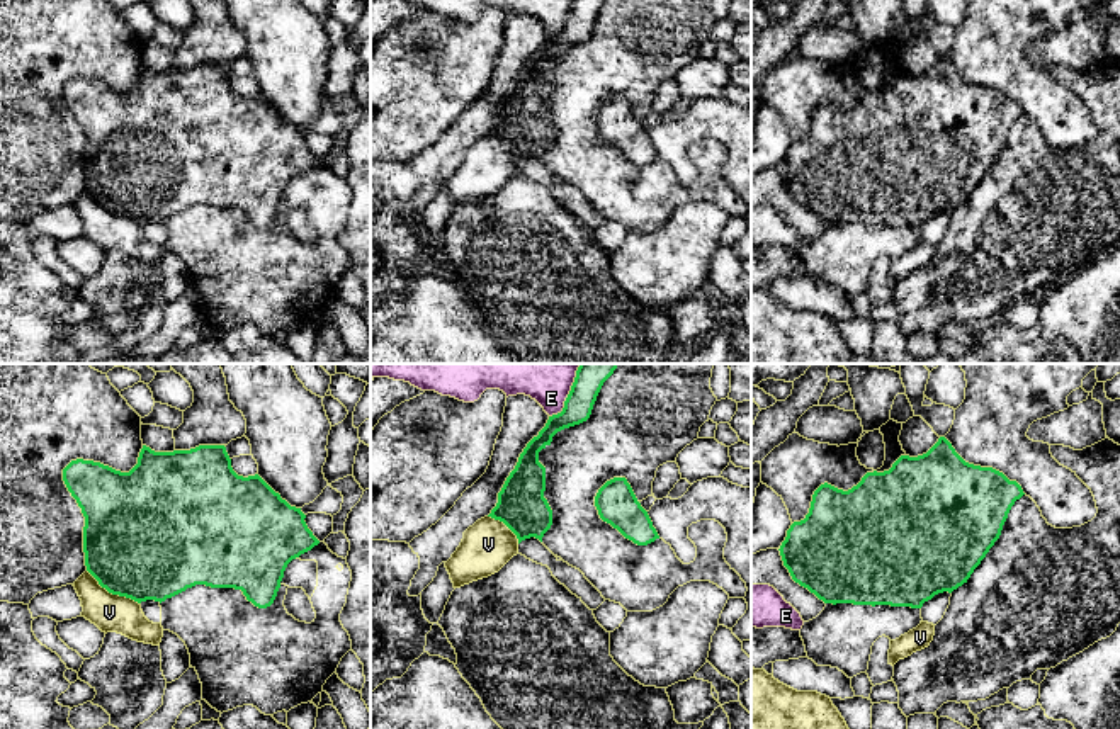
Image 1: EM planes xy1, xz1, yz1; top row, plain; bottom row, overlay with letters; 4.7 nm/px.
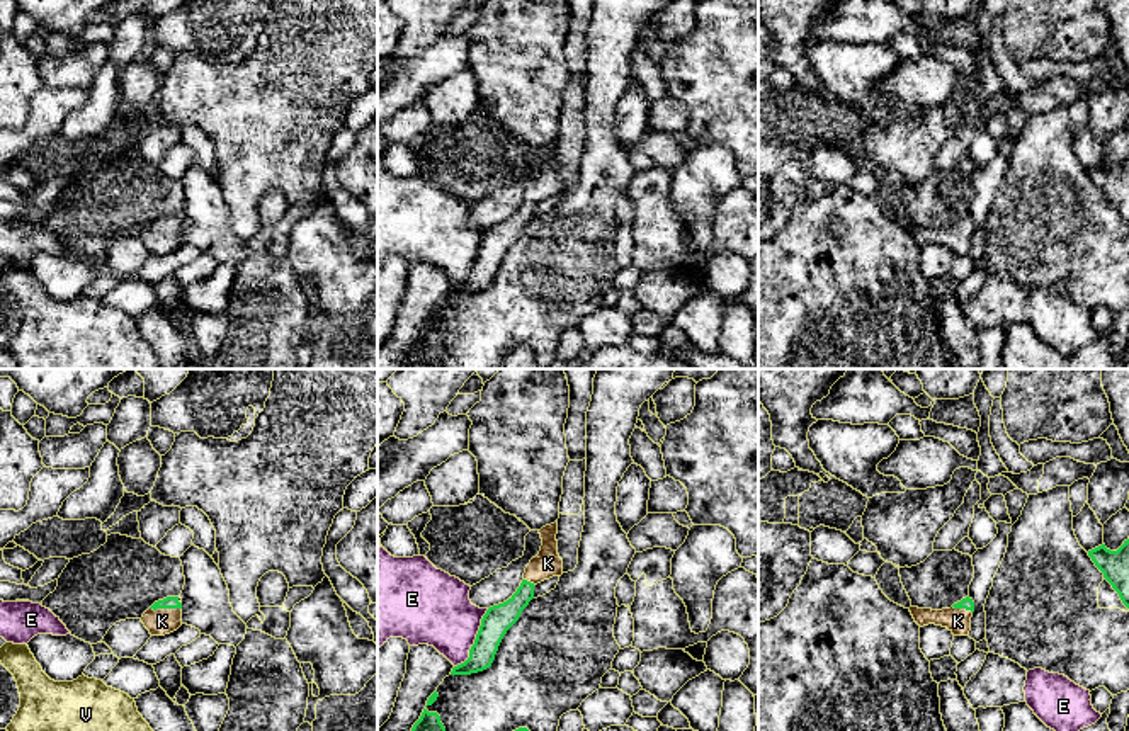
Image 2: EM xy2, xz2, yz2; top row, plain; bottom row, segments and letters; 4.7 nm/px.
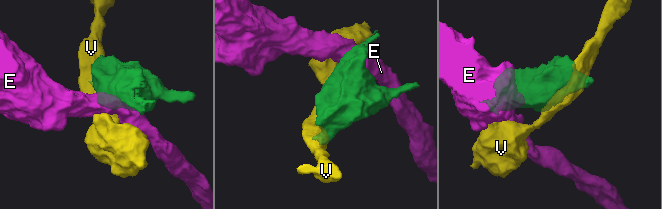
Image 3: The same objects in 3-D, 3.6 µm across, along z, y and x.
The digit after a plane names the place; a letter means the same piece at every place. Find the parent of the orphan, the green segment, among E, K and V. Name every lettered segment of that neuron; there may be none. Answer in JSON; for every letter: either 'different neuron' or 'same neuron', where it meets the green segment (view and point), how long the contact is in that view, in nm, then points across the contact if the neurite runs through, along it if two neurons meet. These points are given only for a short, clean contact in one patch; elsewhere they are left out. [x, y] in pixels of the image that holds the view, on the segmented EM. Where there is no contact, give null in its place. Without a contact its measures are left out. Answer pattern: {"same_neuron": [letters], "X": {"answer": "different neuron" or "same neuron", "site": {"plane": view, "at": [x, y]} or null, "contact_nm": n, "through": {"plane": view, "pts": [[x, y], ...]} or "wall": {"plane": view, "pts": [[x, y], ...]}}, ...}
{"same_neuron": ["K"], "E": {"answer": "different neuron", "site": {"plane": "xz2", "at": [475, 640]}, "contact_nm": 320, "wall": {"plane": "xz2", "pts": [[488, 609], [470, 655], [454, 667]]}}, "K": {"answer": "same neuron", "site": {"plane": "xy2", "at": [165, 607]}, "contact_nm": 150, "through": {"plane": "xy2", "pts": [[170, 602], [165, 607], [162, 621]]}}, "V": {"answer": "different neuron", "site": {"plane": "xy1", "at": [113, 593]}, "contact_nm": 300}}

